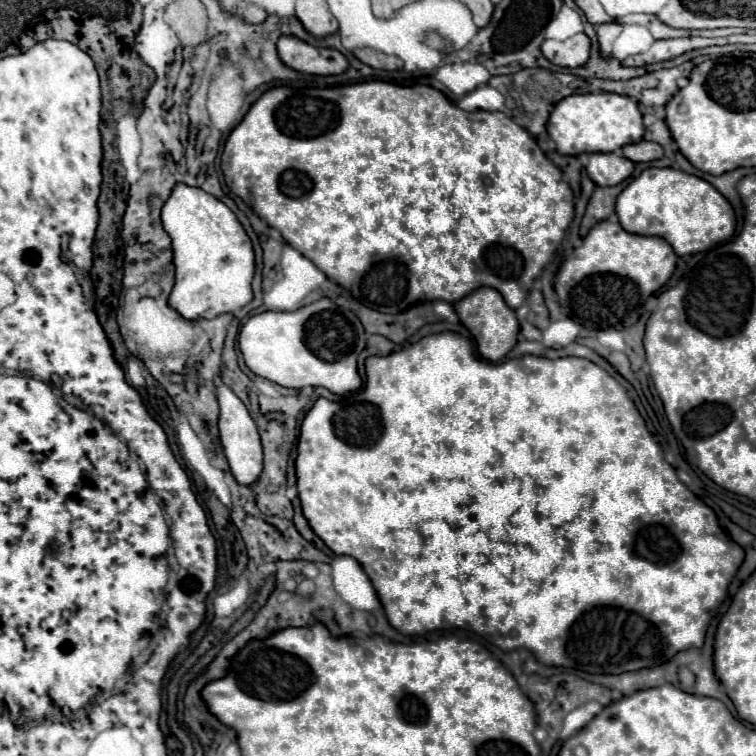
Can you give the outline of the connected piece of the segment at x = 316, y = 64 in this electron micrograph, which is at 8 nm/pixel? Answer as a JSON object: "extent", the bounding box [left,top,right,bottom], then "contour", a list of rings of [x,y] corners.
{"extent":[277,36,347,74],"contour":[[[281,36],[277,42],[279,58],[293,70],[305,74],[341,74],[347,68],[347,58],[335,48],[315,48],[295,36]]]}

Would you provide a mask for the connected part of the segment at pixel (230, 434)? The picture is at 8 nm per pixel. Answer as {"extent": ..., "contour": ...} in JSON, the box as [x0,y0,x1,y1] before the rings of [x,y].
{"extent":[215,378,263,484],"contour":[[[215,378],[215,384],[217,384],[217,402],[221,406],[219,436],[221,436],[221,444],[223,444],[227,460],[229,460],[231,472],[239,484],[253,484],[259,478],[261,468],[263,468],[263,450],[261,450],[257,426],[255,426],[253,418],[249,416],[245,404],[239,400],[239,396],[229,386],[225,386],[221,382],[221,378]]]}

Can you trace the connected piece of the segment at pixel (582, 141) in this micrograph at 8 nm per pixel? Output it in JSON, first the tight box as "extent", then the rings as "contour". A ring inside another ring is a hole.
{"extent":[547,92,645,156],"contour":[[[591,92],[573,94],[557,102],[547,120],[547,132],[557,144],[559,154],[577,156],[581,152],[615,152],[625,144],[639,142],[643,140],[645,126],[635,100],[611,92]]]}

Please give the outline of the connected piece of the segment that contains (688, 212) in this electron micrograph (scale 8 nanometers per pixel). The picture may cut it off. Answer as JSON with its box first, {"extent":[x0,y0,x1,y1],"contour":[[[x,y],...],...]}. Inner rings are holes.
{"extent":[615,168,735,256],"contour":[[[675,168],[643,170],[617,196],[615,212],[627,232],[659,236],[673,246],[677,256],[709,250],[729,240],[735,232],[735,212],[731,204],[703,178]]]}

